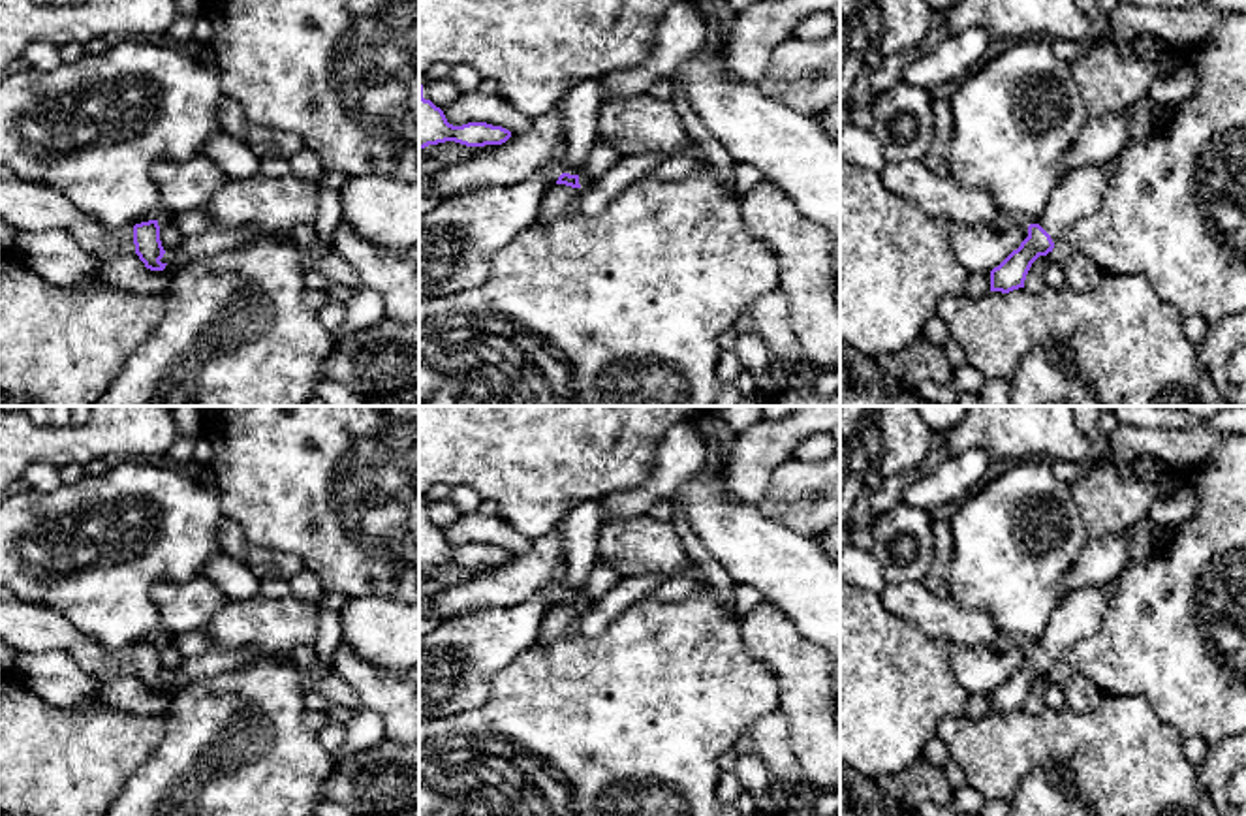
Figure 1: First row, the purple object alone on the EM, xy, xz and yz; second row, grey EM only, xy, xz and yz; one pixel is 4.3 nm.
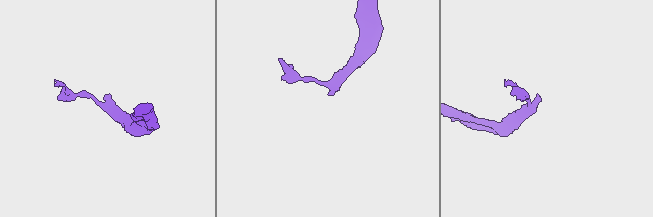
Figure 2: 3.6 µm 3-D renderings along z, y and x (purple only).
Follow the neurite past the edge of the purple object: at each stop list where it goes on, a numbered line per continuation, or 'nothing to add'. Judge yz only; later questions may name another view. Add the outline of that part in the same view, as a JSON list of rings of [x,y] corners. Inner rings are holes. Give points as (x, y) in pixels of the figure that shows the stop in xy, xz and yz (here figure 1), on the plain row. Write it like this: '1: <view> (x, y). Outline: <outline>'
1: yz (1077, 617). Outline: [[[1111,581],[1101,587],[1075,590],[1054,607],[1045,632],[1037,641],[1051,656],[1054,667],[1066,664],[1079,641],[1099,630],[1114,587],[1116,581]]]

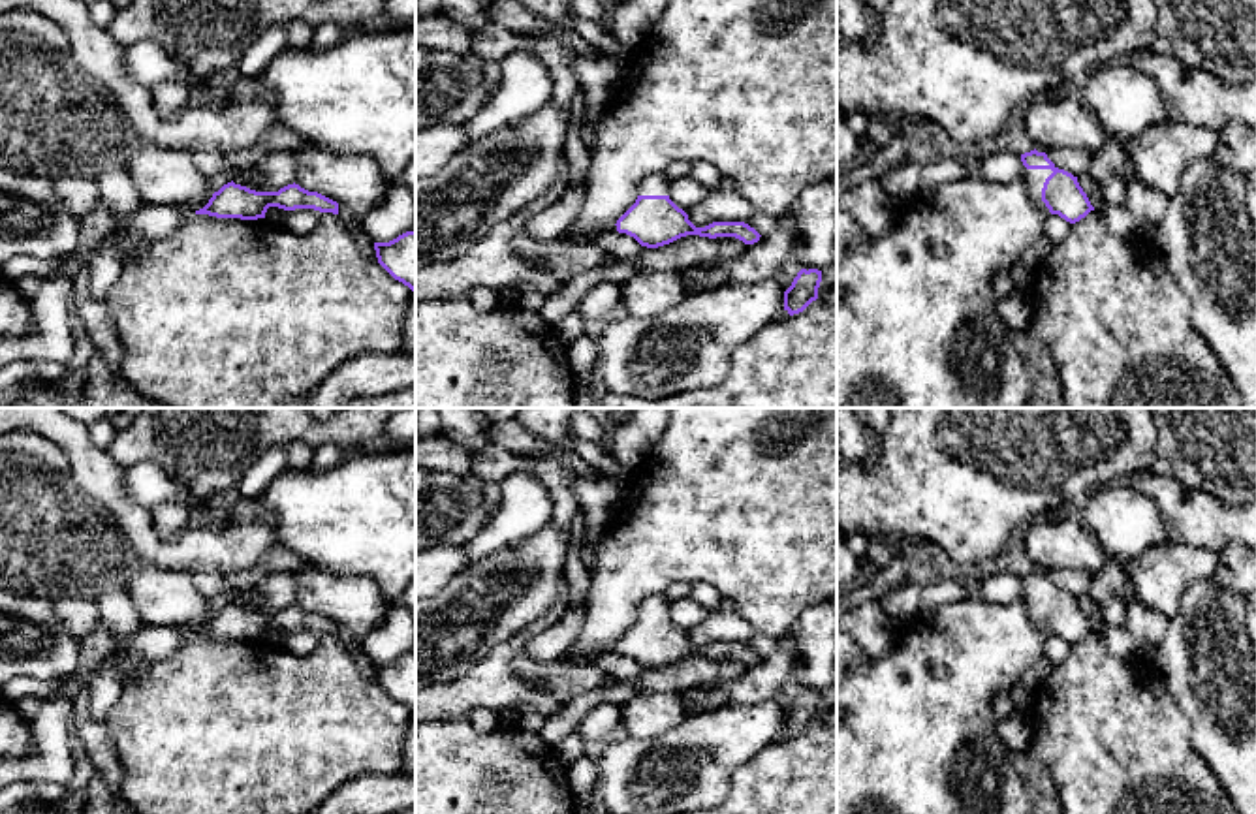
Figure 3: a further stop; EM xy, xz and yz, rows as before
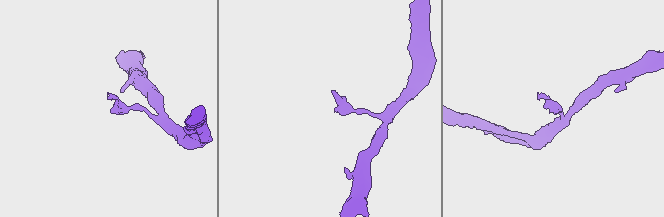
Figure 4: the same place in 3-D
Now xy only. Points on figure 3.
nothing to add

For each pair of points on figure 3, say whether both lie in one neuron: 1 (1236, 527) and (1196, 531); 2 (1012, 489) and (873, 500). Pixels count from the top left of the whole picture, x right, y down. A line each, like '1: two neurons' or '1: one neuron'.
1: one neuron
2: one neuron

